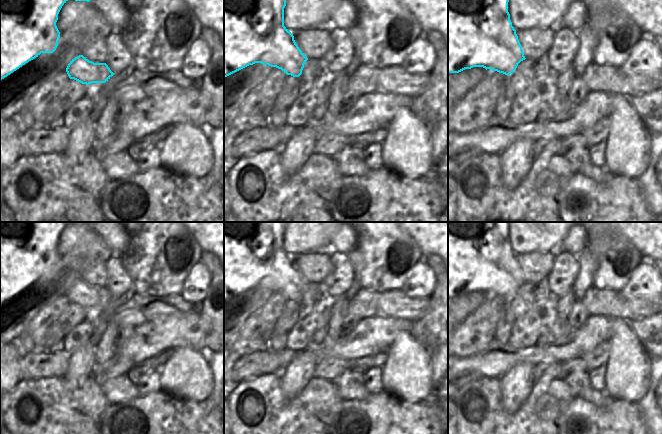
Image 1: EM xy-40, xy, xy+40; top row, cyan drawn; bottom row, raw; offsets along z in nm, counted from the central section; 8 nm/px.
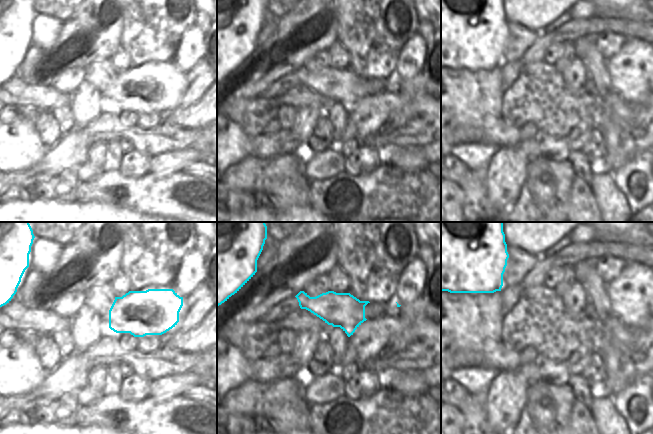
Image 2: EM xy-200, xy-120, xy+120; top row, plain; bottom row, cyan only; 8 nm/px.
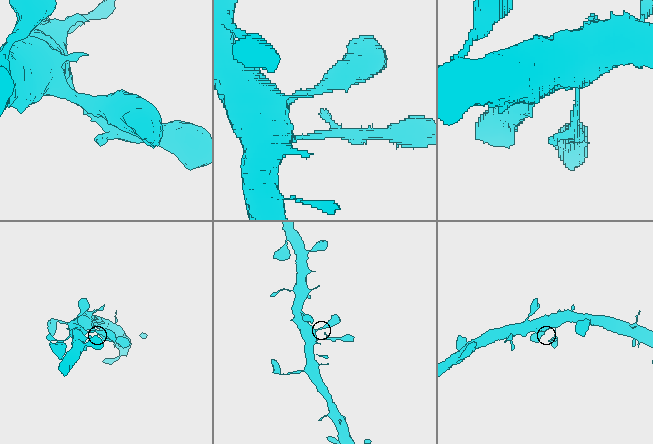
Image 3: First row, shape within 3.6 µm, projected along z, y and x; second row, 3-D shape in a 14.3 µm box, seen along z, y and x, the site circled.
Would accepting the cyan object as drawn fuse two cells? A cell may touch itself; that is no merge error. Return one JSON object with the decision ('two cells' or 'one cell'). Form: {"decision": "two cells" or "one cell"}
{"decision": "one cell"}

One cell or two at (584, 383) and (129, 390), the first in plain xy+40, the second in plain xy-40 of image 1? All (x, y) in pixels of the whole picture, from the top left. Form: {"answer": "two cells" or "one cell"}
{"answer": "two cells"}

